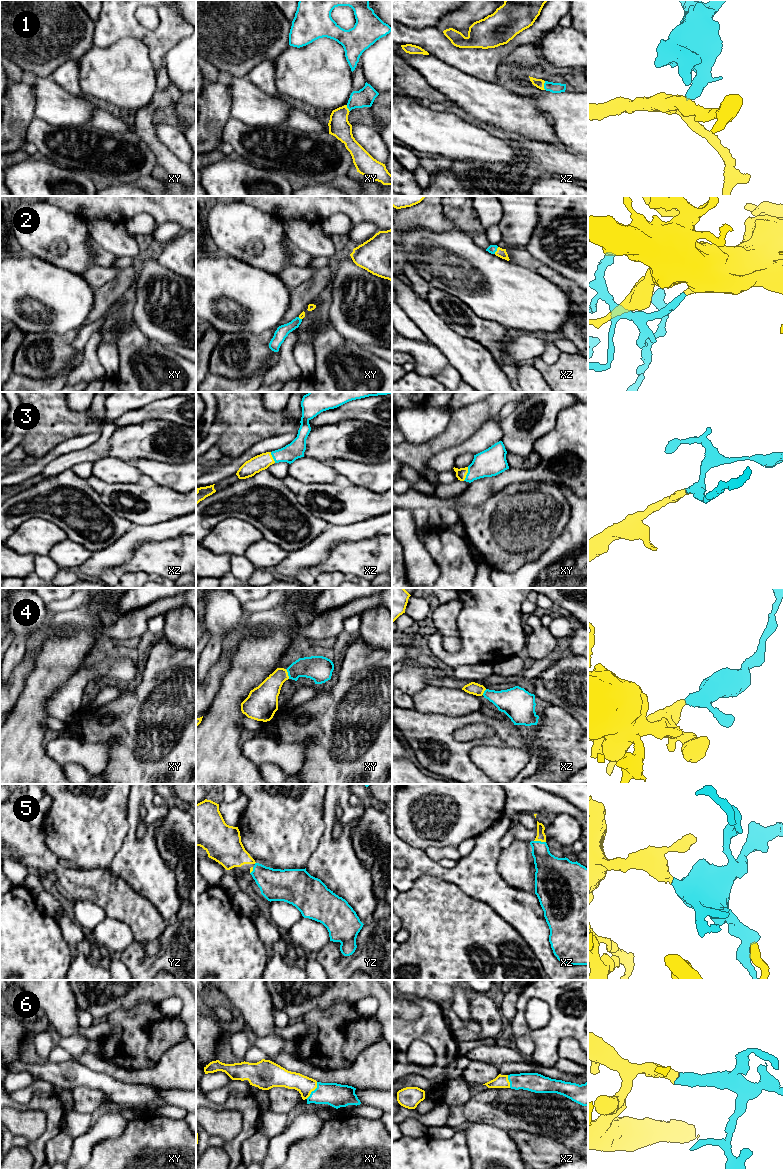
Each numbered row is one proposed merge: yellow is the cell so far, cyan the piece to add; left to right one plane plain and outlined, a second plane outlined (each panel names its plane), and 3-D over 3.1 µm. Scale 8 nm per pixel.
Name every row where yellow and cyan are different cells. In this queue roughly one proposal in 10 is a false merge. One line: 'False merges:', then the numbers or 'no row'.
False merges: no row

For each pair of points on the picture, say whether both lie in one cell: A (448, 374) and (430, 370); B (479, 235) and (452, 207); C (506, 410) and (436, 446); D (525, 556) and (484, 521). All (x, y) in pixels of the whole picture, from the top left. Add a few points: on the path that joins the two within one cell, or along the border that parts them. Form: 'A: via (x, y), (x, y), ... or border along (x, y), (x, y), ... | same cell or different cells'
A: border along (449, 364), (435, 377) | different cells
B: via (473, 228), (459, 214) | same cell
C: border along (508, 402), (498, 413) | different cells
D: via (511, 556), (503, 556), (484, 535) | same cell

